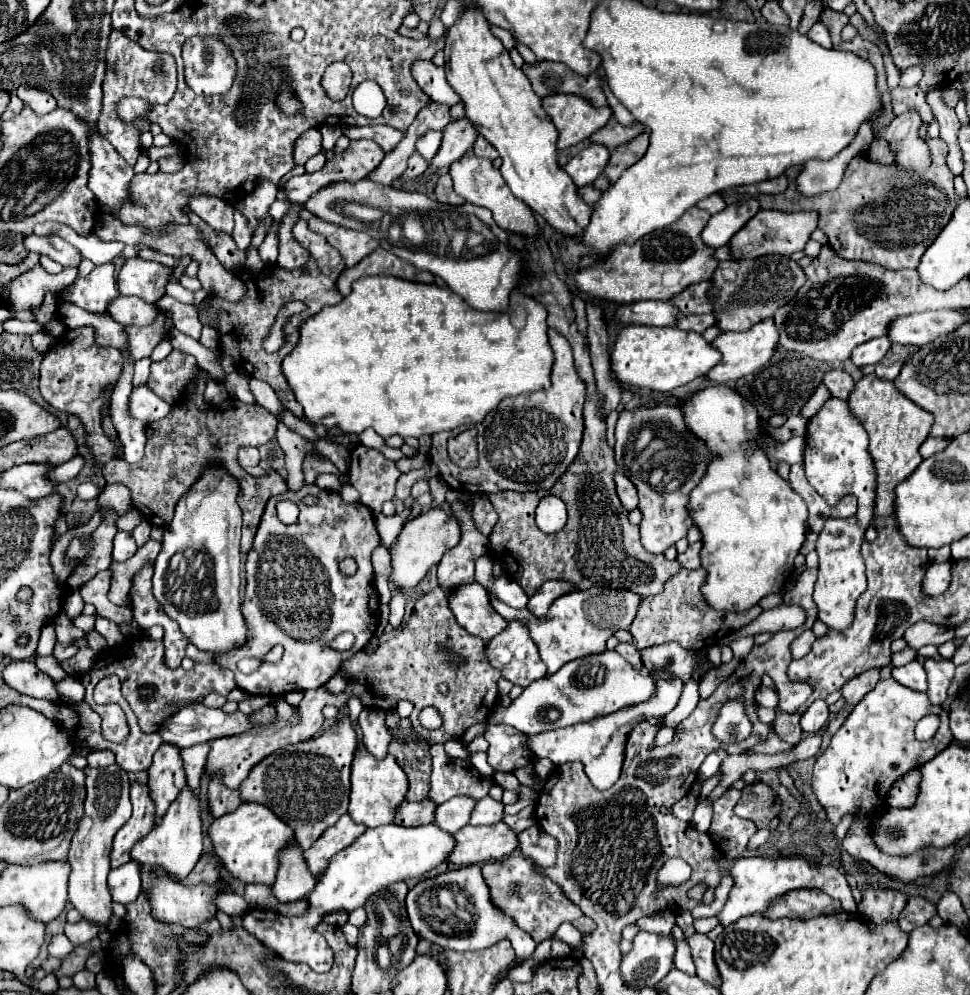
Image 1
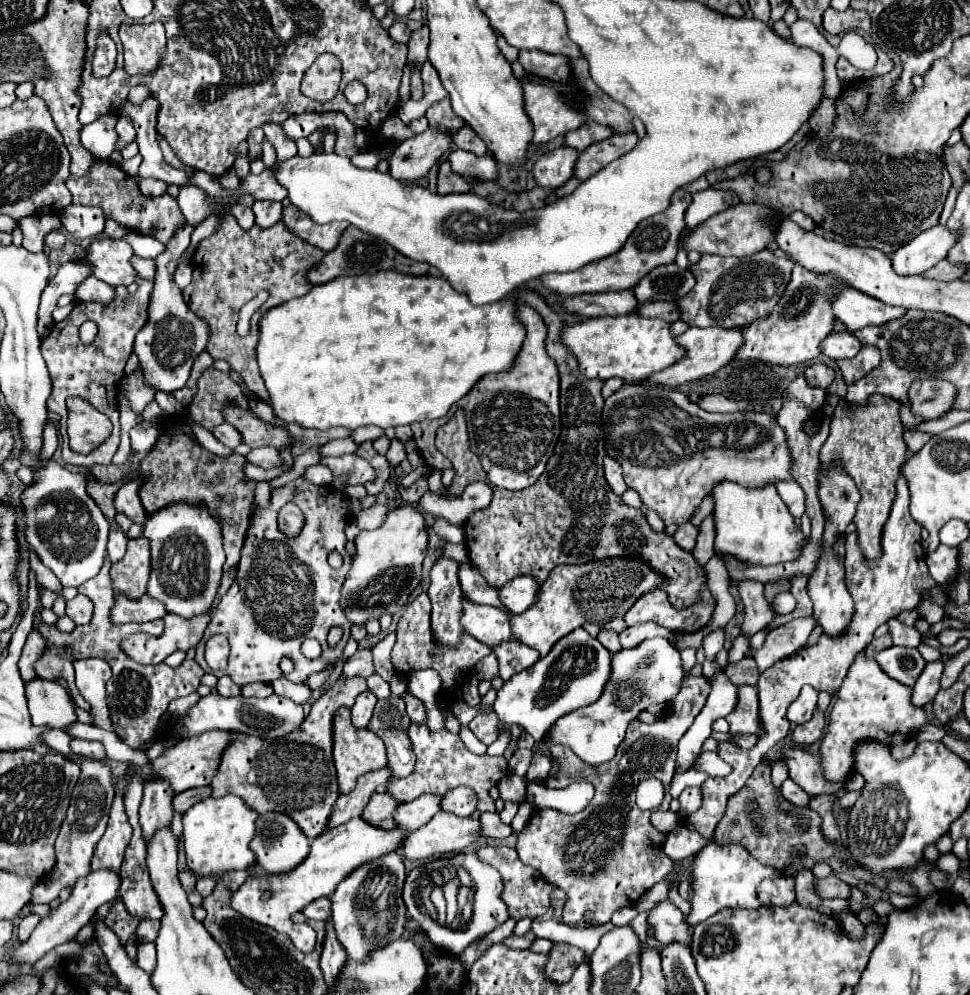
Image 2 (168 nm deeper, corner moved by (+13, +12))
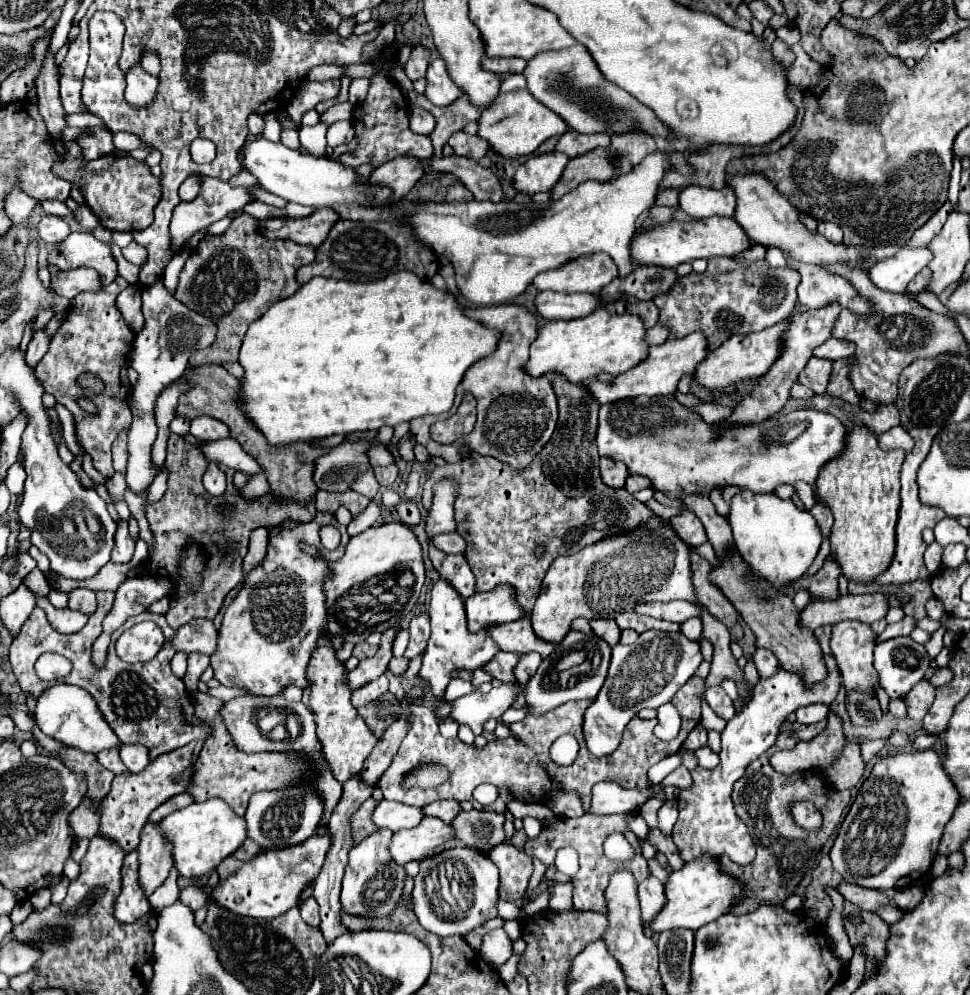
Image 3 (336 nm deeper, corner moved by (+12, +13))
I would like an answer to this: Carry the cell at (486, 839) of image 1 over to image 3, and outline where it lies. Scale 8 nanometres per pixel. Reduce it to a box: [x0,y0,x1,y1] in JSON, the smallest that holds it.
[388,817,454,865]

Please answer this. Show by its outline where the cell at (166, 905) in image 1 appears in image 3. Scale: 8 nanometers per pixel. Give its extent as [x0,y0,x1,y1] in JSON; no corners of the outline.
[114,851,150,923]

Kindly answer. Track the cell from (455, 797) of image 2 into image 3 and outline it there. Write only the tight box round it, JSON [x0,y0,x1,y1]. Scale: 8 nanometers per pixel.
[422,799,460,823]

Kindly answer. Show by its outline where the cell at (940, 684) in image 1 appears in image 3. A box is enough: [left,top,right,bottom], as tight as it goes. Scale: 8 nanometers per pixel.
[904,681,934,721]

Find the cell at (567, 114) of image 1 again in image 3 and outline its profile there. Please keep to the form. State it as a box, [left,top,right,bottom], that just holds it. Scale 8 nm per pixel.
[478,89,568,159]

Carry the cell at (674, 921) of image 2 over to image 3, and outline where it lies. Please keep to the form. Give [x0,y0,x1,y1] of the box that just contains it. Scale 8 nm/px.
[638,877,666,921]

